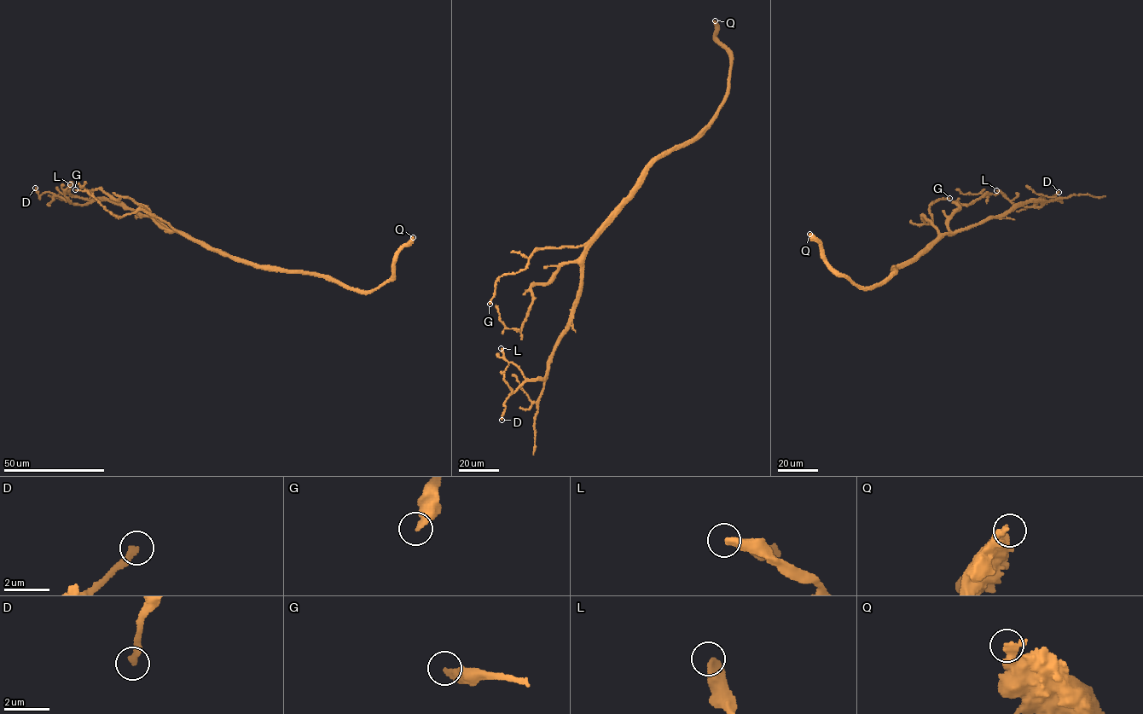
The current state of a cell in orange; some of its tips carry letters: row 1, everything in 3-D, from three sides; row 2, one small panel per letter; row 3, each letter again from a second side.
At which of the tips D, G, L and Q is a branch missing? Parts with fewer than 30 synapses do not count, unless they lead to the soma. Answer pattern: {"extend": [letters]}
{"extend": []}

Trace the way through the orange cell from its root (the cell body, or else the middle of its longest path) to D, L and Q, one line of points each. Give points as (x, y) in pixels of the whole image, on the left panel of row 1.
D: (217, 251), (182, 234), (168, 230), (150, 217), (109, 201), (71, 204), (49, 192), (39, 197), (35, 188)
L: (217, 251), (109, 201), (71, 204), (65, 194), (70, 184)
Q: (217, 251), (265, 267), (312, 272), (351, 290), (367, 291), (391, 279), (396, 254), (413, 237)

